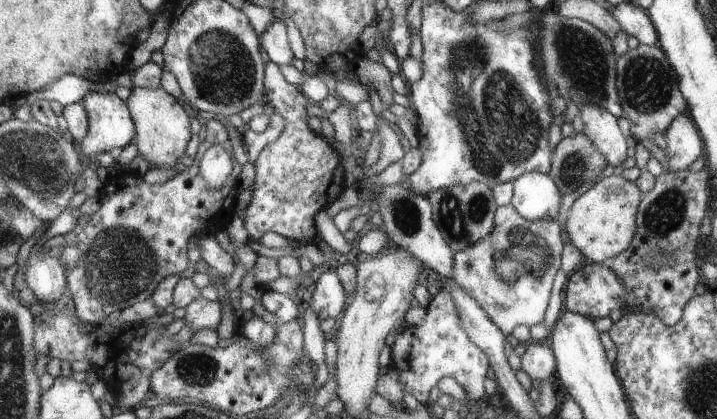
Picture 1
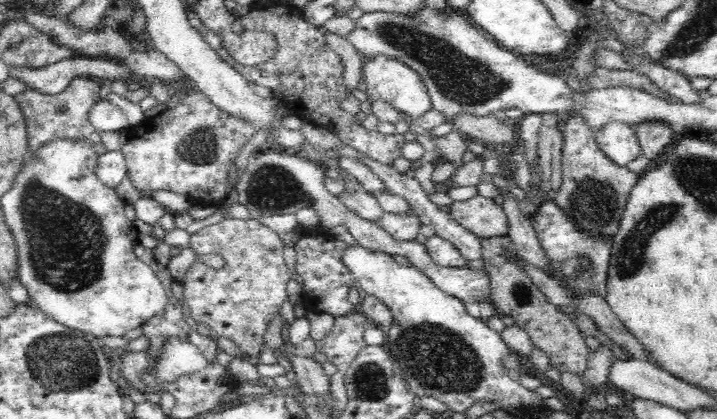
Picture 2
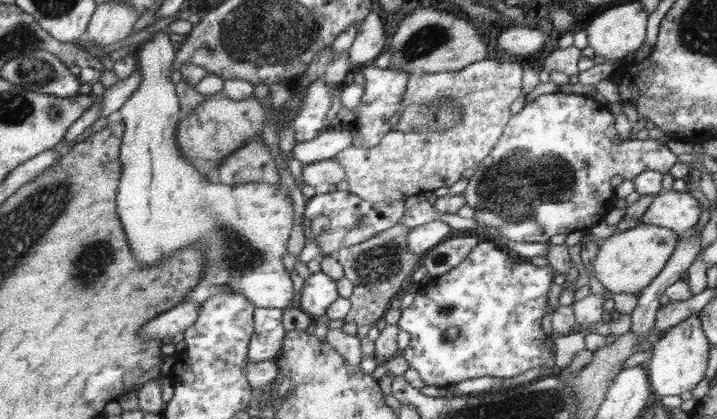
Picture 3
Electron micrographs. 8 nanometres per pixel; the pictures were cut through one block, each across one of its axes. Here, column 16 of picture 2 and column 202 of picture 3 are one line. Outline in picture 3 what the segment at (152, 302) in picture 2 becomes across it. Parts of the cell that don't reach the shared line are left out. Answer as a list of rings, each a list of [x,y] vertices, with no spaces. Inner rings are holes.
[[[163,29],[146,40],[142,49],[138,52],[137,62],[137,71],[142,73],[142,82],[139,84],[138,90],[132,93],[131,98],[127,99],[127,102],[124,103],[119,110],[122,115],[122,122],[124,122],[126,126],[120,152],[119,168],[122,169],[122,176],[118,188],[118,192],[120,192],[120,220],[124,220],[124,232],[128,232],[128,240],[132,240],[132,248],[136,248],[136,256],[140,256],[140,264],[144,264],[144,266],[154,266],[154,264],[158,264],[162,258],[166,258],[166,256],[182,250],[184,246],[202,244],[202,246],[206,246],[204,252],[208,252],[208,268],[204,270],[202,276],[204,280],[208,280],[210,284],[215,284],[216,286],[224,286],[226,293],[239,292],[249,300],[254,308],[285,309],[286,306],[288,306],[288,302],[292,300],[292,296],[294,296],[290,274],[286,272],[286,268],[284,268],[284,264],[282,264],[282,256],[286,254],[286,242],[288,242],[288,236],[290,236],[292,226],[294,226],[294,206],[292,206],[290,190],[284,185],[275,185],[262,181],[248,181],[232,186],[228,186],[228,184],[212,184],[212,182],[208,182],[208,180],[196,170],[194,164],[190,164],[190,162],[184,158],[182,149],[179,147],[179,142],[176,140],[176,131],[178,131],[179,123],[183,116],[182,104],[180,103],[178,93],[175,91],[175,85],[170,79],[177,52],[178,47],[170,41],[168,30]]]

